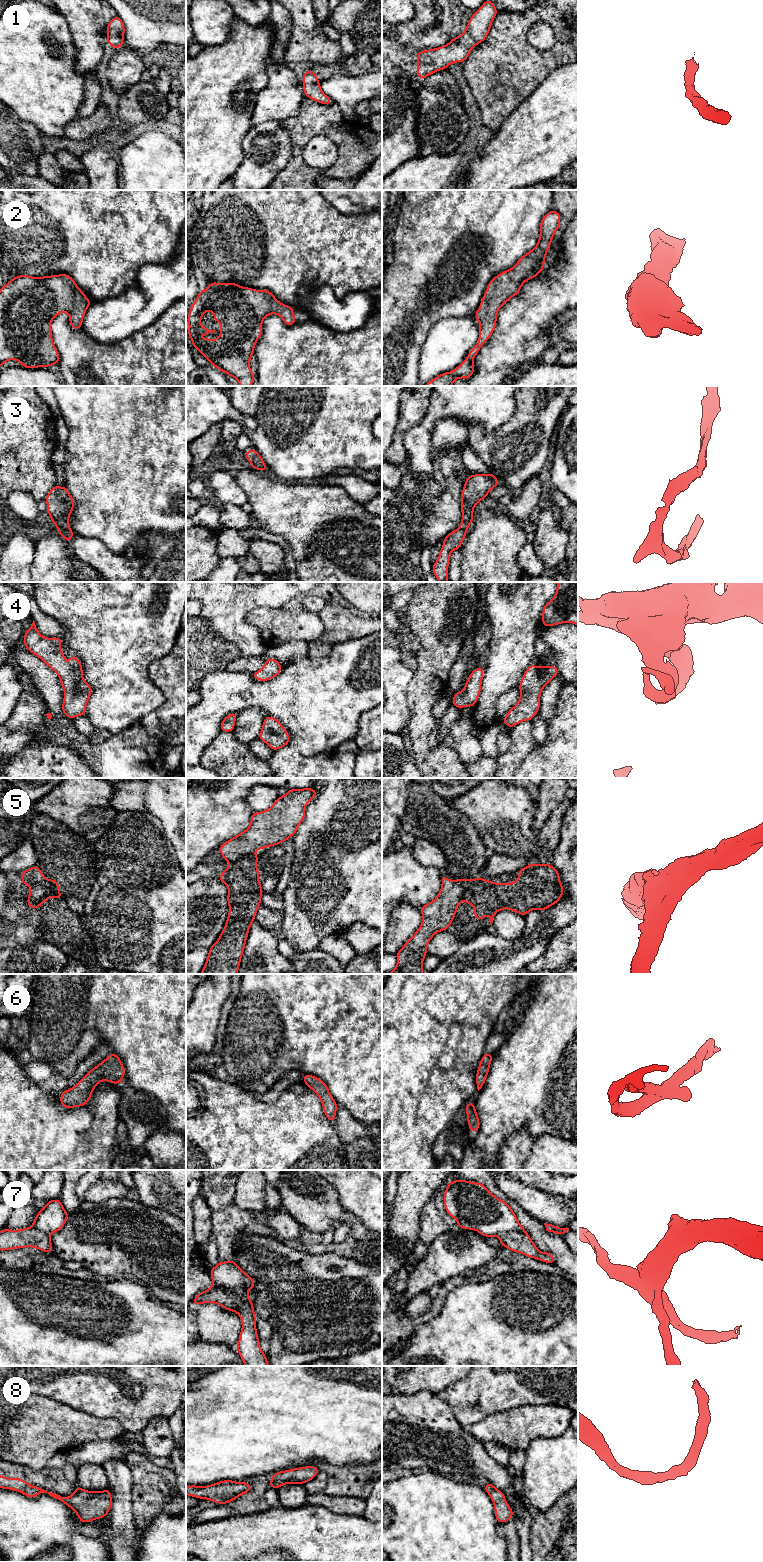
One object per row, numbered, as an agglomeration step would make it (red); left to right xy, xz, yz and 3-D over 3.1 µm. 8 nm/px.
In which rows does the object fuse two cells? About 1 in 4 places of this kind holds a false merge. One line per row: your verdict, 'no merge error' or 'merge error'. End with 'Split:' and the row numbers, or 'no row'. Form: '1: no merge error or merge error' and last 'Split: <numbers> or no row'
1: no merge error
2: no merge error
3: no merge error
4: no merge error
5: merge error
6: no merge error
7: merge error
8: no merge error
Split: 5, 7

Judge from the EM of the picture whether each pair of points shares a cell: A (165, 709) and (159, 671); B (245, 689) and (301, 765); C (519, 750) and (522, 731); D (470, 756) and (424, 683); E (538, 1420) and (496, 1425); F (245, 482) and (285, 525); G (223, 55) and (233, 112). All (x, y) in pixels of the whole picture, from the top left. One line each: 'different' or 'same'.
A: same
B: different
C: same
D: different
E: same
F: same
G: same

